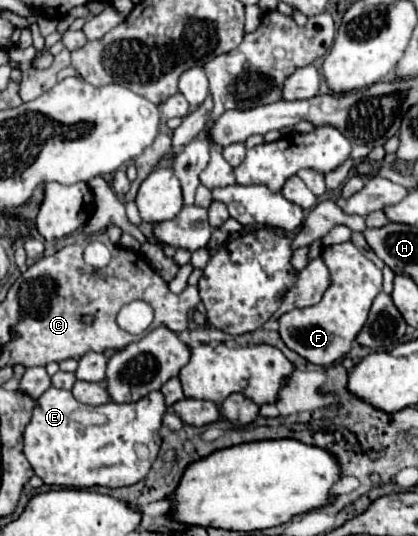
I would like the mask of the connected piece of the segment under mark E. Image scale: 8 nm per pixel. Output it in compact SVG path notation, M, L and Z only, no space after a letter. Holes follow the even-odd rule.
M48 388L34 406L34 412L30 416L30 422L24 430L24 454L34 470L36 476L44 480L48 486L60 486L60 488L92 488L92 486L106 486L106 488L120 488L120 486L132 486L140 482L152 468L162 438L160 438L160 426L162 416L166 412L164 396L160 392L150 392L138 402L132 404L100 404L100 406L88 406L74 400L70 390L58 390ZM88 412L100 412L106 416L104 424L88 424L90 414Z

